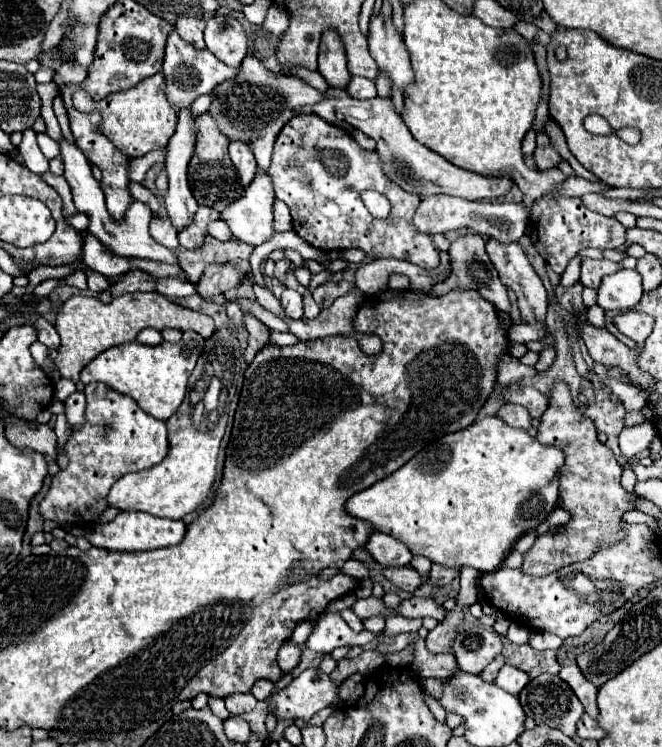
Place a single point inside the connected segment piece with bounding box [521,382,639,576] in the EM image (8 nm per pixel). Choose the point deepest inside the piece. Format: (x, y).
(590, 489)

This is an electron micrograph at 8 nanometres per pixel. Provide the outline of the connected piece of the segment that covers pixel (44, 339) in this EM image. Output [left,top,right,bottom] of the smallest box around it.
[31,318,59,348]

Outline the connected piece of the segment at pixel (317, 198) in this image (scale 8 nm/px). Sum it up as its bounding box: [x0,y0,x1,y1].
[269,114,439,270]

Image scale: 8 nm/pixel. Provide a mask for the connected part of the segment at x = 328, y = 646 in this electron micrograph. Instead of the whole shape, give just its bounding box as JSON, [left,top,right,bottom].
[307,614,377,654]

